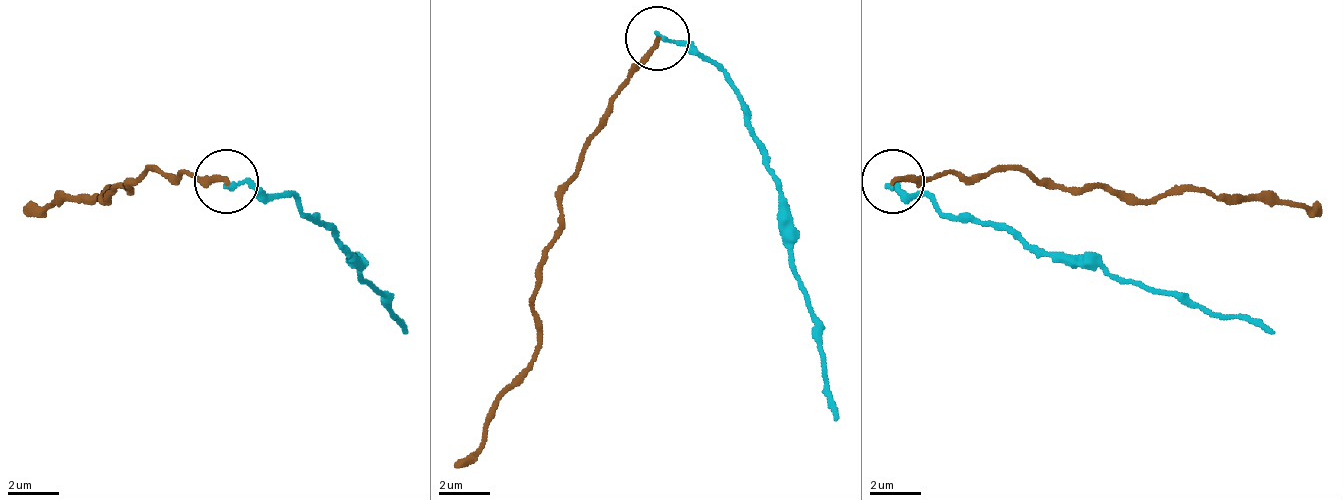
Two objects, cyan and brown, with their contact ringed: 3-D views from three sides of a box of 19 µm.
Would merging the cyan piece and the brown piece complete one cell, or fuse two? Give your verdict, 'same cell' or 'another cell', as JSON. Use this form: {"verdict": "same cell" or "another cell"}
{"verdict": "another cell"}

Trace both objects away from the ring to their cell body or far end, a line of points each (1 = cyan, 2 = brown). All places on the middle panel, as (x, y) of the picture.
1: (659, 39), (697, 46), (743, 104), (749, 136), (781, 194), (781, 239), (807, 297), (826, 406), (839, 419)
2: (659, 39), (582, 168), (562, 194), (562, 232), (537, 284), (537, 355), (485, 438), (453, 464)

